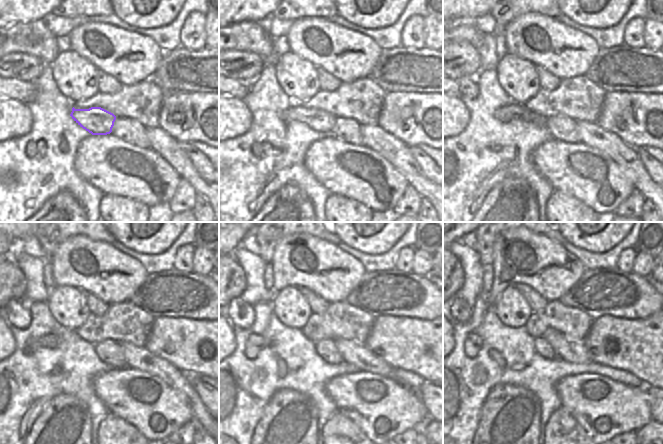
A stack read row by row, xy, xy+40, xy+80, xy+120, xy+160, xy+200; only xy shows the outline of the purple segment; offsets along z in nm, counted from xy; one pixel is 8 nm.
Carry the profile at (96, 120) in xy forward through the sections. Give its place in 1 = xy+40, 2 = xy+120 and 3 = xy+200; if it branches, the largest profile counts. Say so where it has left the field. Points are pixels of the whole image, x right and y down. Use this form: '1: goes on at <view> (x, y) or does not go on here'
1: goes on at xy+40 (317, 119)
2: goes on at xy+120 (50, 341)
3: goes on at xy+200 (472, 344)

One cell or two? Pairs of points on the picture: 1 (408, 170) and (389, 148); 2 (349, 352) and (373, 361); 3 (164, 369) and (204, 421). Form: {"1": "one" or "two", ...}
{"1": "one", "2": "one", "3": "one"}

